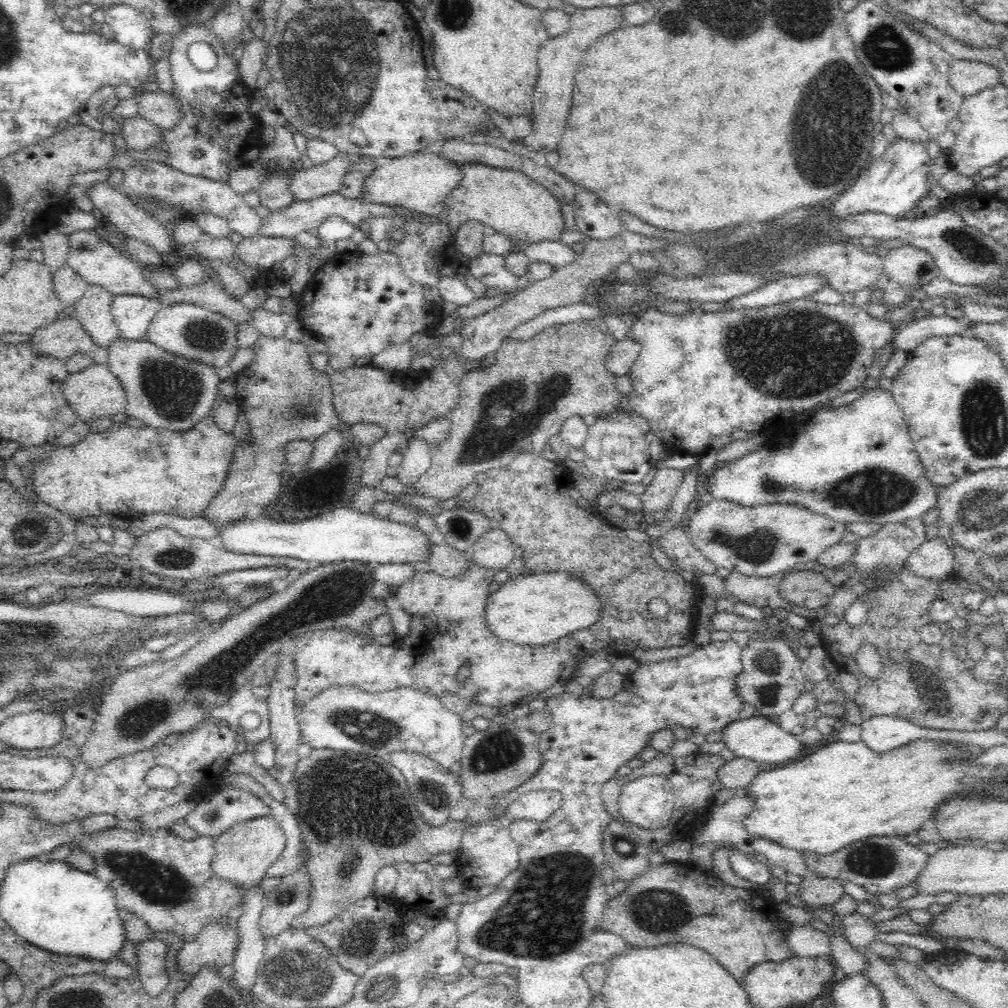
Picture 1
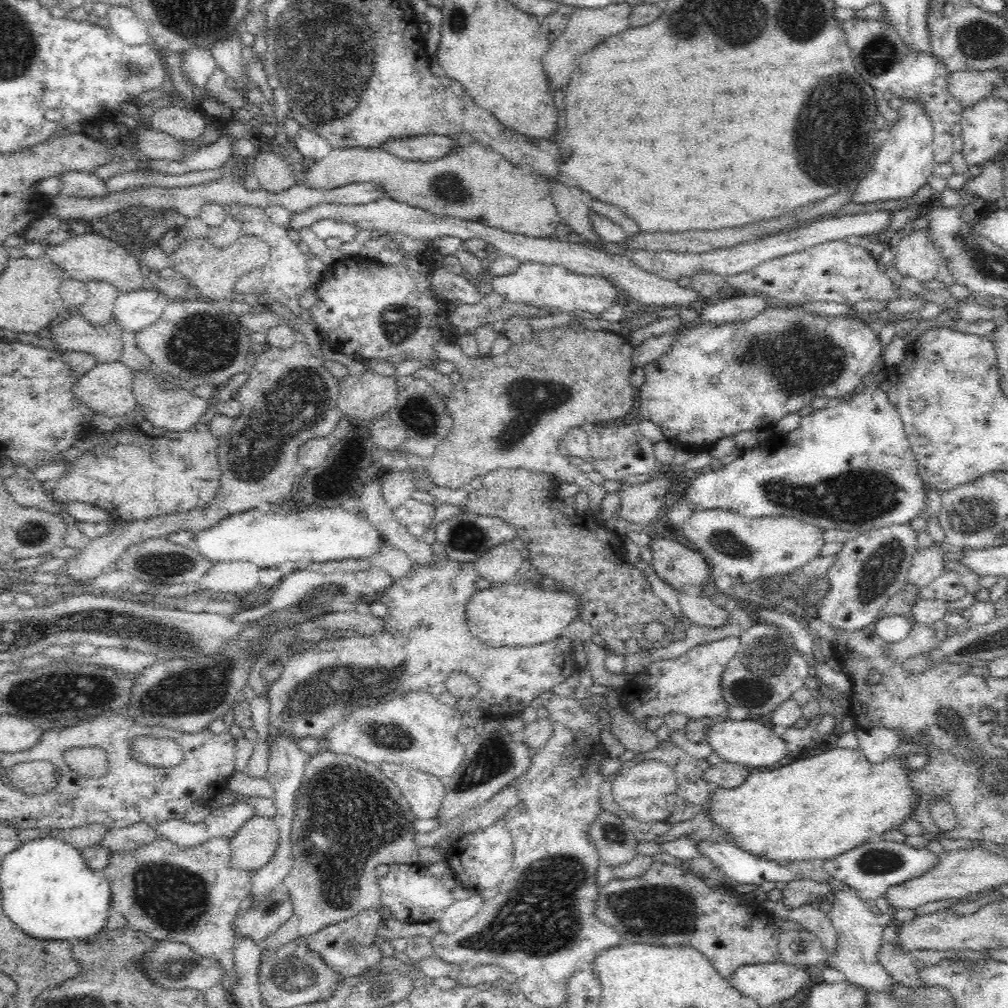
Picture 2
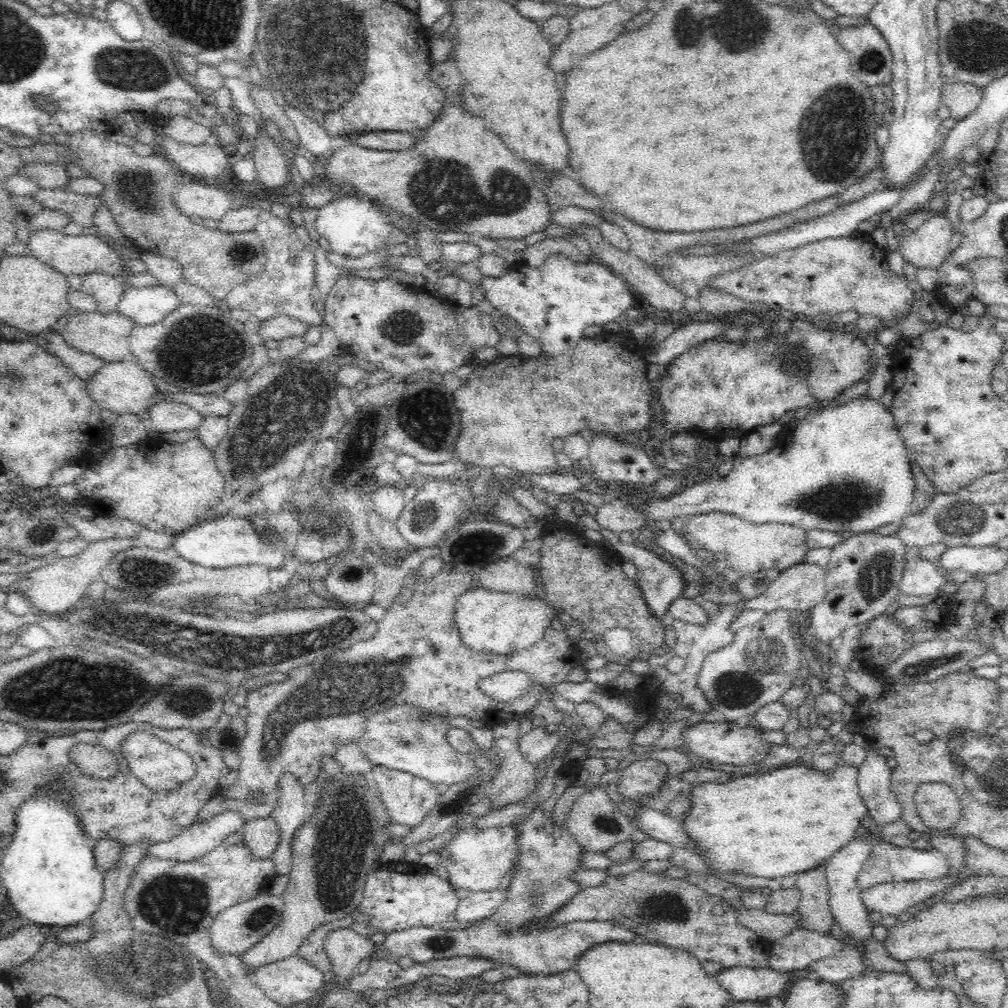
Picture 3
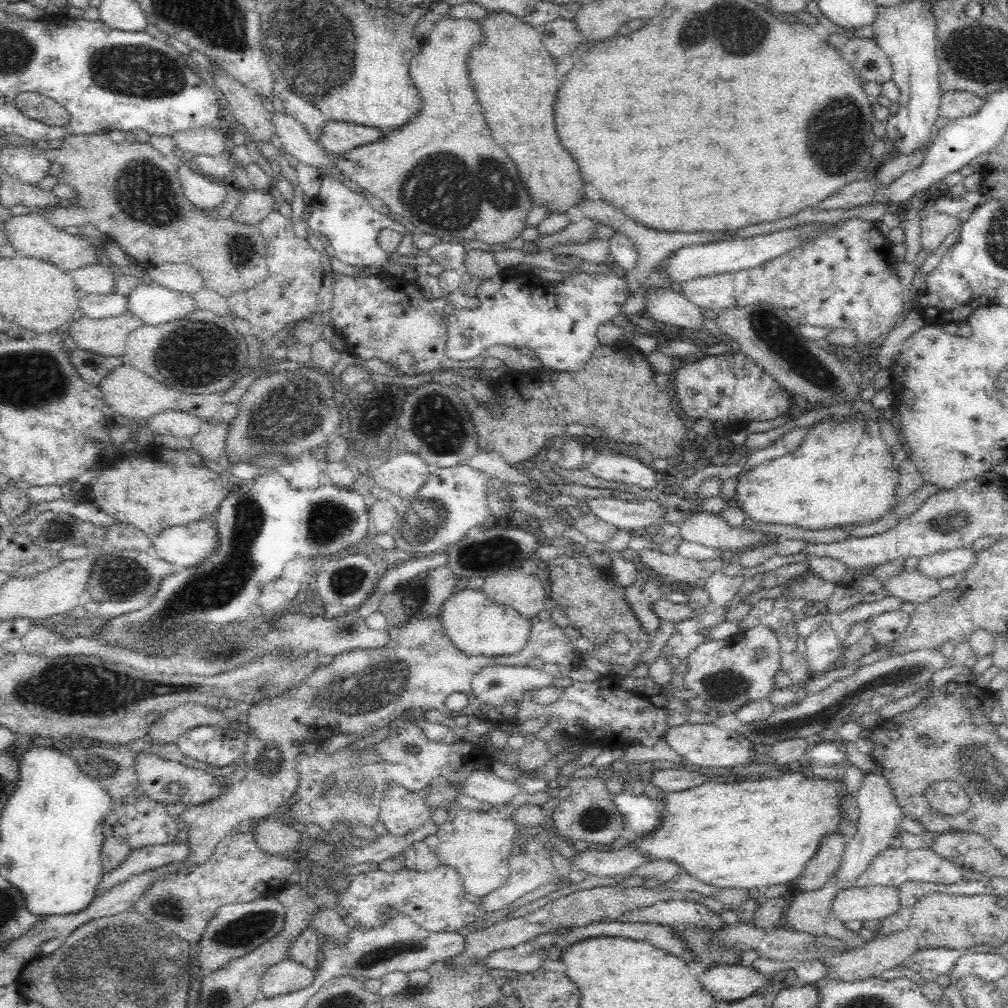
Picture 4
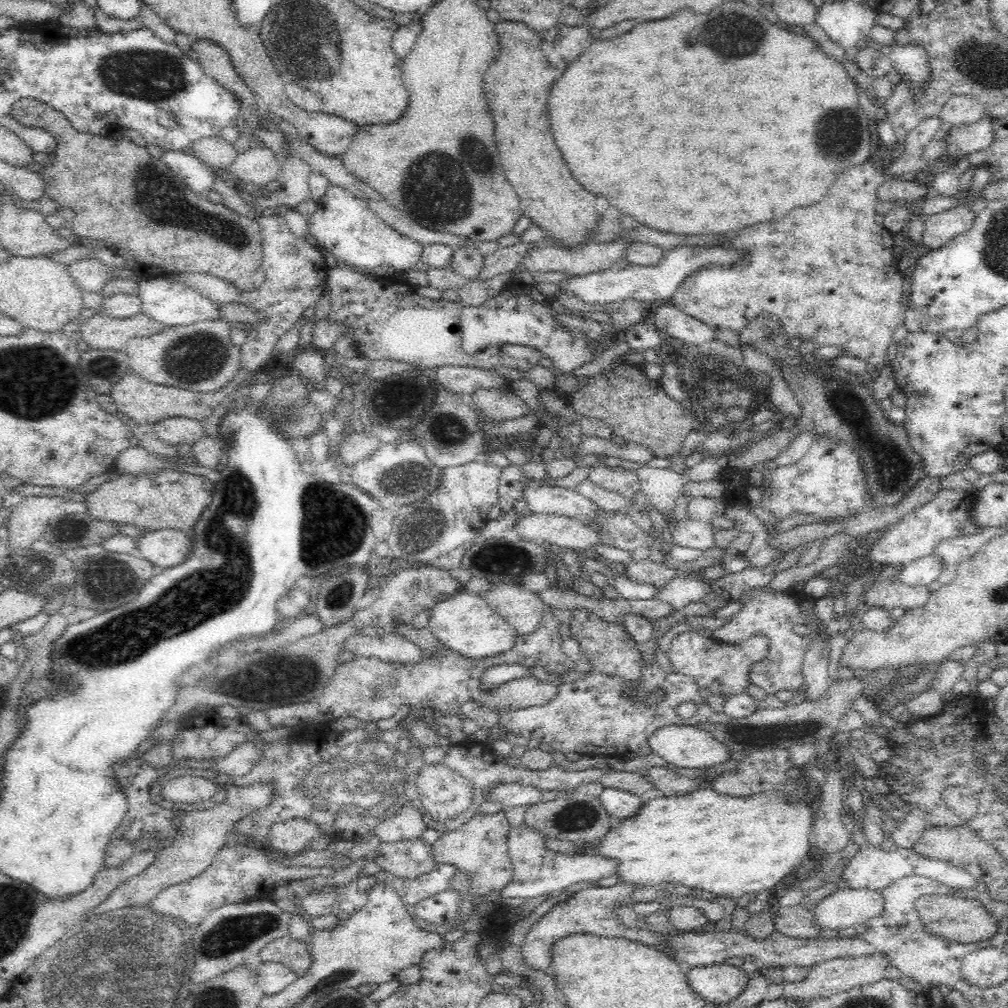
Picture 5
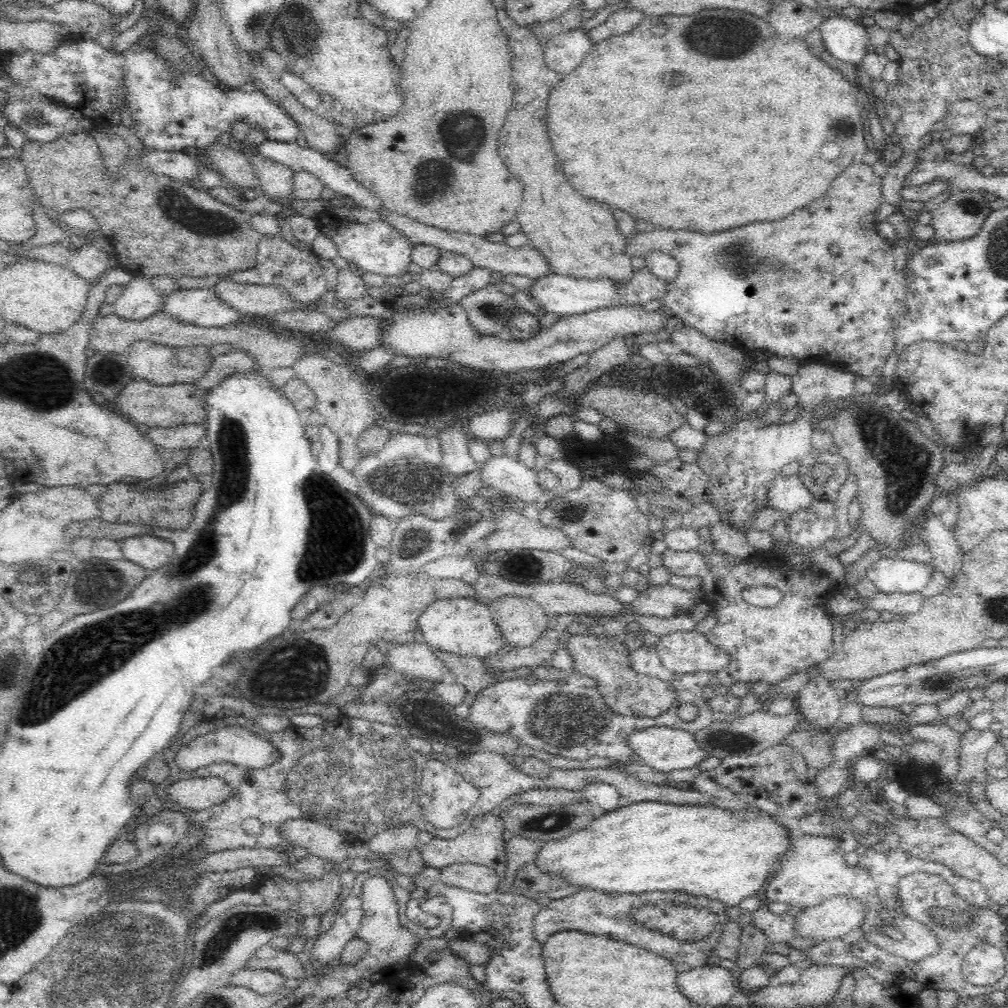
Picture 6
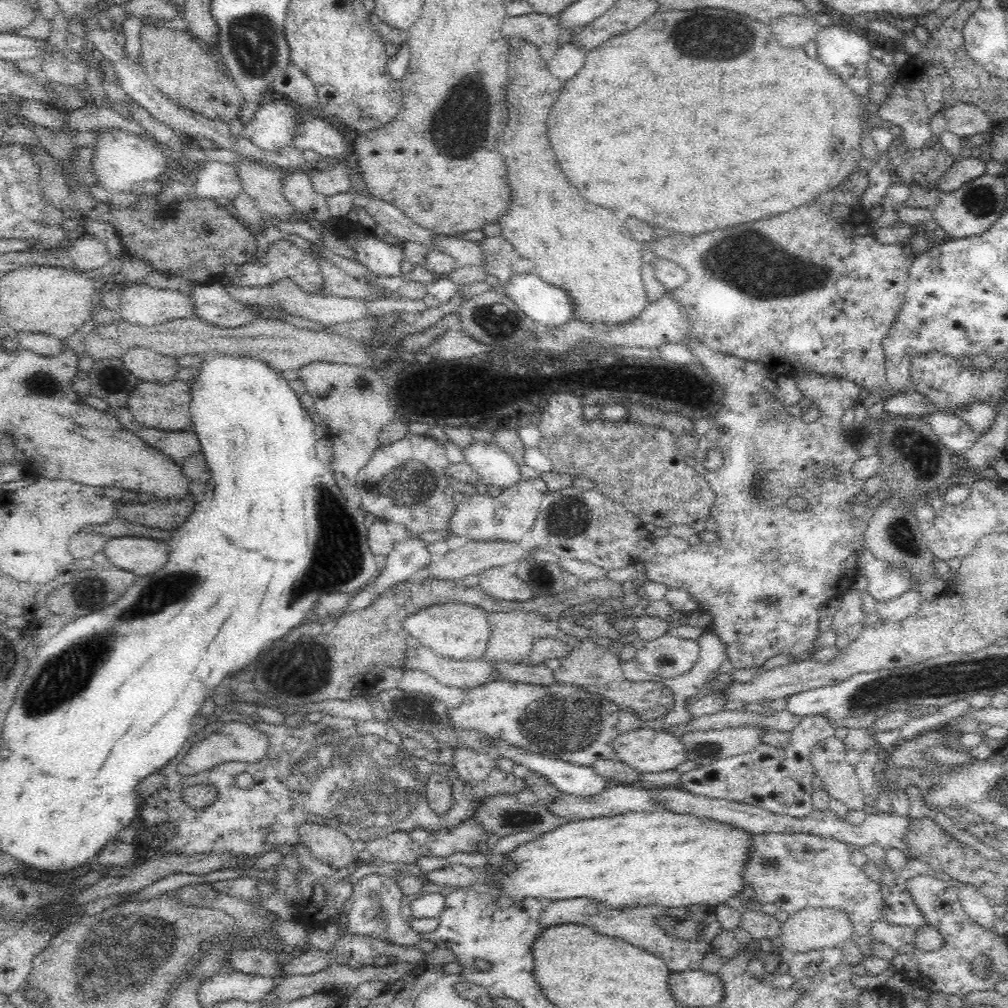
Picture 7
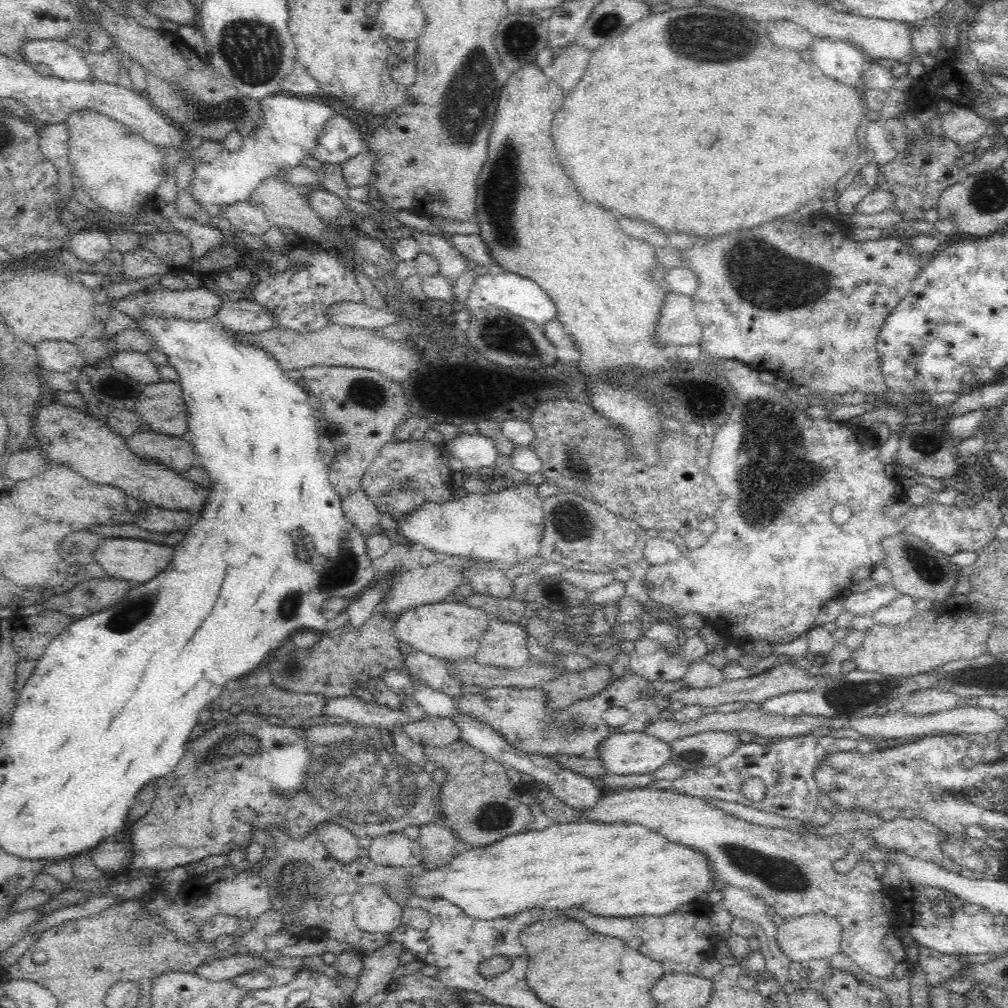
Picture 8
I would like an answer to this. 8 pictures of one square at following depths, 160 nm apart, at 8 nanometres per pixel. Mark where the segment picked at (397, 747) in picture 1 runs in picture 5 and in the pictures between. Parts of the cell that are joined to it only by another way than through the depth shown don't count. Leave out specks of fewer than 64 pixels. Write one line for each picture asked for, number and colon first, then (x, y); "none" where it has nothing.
2: (413, 730)
3: (396, 739)
4: (483, 785)
5: (510, 795)

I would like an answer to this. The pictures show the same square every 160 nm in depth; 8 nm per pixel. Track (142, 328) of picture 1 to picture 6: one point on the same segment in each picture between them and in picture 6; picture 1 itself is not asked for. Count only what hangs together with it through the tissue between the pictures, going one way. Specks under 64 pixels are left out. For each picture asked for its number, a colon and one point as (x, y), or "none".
2: (133, 310)
3: (145, 306)
4: (154, 304)
5: (173, 304)
6: (202, 307)

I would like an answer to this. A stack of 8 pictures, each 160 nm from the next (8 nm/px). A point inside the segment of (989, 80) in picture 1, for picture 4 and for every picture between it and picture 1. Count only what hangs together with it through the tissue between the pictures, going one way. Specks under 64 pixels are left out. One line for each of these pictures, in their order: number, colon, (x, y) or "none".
2: (968, 87)
3: (961, 99)
4: (954, 104)

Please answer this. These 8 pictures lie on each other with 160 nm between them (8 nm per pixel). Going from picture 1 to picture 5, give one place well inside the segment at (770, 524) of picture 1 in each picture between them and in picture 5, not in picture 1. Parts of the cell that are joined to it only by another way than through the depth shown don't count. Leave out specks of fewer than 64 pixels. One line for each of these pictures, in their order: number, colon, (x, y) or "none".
2: (745, 548)
3: (750, 548)
4: (706, 528)
5: (695, 534)

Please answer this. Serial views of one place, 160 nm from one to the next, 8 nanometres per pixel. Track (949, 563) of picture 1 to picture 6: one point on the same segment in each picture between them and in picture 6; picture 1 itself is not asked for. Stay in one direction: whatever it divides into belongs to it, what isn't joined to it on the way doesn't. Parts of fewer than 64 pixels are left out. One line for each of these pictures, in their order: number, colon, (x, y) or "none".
2: (927, 564)
3: (920, 577)
4: (912, 586)
5: (889, 594)
6: (898, 604)

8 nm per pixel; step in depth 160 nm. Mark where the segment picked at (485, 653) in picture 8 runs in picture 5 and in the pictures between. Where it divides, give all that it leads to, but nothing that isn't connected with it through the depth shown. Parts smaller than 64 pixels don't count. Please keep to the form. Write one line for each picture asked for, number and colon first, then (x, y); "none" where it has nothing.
5: (522, 609)
6: (522, 622)
7: (512, 634)

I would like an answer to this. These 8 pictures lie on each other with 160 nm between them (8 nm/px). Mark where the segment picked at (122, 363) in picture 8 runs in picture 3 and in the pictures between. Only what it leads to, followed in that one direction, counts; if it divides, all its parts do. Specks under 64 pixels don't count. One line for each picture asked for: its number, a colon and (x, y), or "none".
3: (202, 350)
4: (202, 353)
5: (200, 356)
6: (158, 364)
7: (147, 365)

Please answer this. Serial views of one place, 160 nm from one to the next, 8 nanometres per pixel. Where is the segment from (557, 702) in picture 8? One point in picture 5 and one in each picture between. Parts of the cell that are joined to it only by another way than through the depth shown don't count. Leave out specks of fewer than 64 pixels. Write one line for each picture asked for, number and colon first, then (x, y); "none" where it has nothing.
5: (607, 647)
6: (626, 692)
7: (594, 668)

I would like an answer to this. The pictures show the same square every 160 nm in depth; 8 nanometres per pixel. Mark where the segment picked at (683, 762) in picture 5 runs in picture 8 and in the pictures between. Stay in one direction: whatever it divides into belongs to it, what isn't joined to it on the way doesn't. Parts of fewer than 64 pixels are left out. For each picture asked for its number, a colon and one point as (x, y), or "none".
6: (663, 749)
7: (647, 750)
8: (626, 753)

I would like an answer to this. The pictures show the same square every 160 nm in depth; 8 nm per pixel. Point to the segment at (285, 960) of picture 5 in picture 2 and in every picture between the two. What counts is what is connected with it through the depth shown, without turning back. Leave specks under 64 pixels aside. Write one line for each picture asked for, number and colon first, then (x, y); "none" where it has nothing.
2: (346, 947)
3: (311, 950)
4: (304, 949)

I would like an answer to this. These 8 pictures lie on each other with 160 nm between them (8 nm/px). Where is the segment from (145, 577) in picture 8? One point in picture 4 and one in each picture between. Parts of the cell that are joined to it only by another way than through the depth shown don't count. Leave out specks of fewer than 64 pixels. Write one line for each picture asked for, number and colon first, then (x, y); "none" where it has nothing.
4: (184, 547)
5: (166, 547)
6: (147, 551)
7: (141, 556)

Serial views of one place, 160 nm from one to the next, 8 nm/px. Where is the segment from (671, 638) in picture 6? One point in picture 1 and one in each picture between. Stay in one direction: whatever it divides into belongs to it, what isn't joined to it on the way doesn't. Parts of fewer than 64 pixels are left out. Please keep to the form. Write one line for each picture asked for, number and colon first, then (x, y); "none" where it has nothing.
1: (771, 679)
2: (764, 672)
3: (756, 668)
4: (730, 673)
5: (723, 668)

